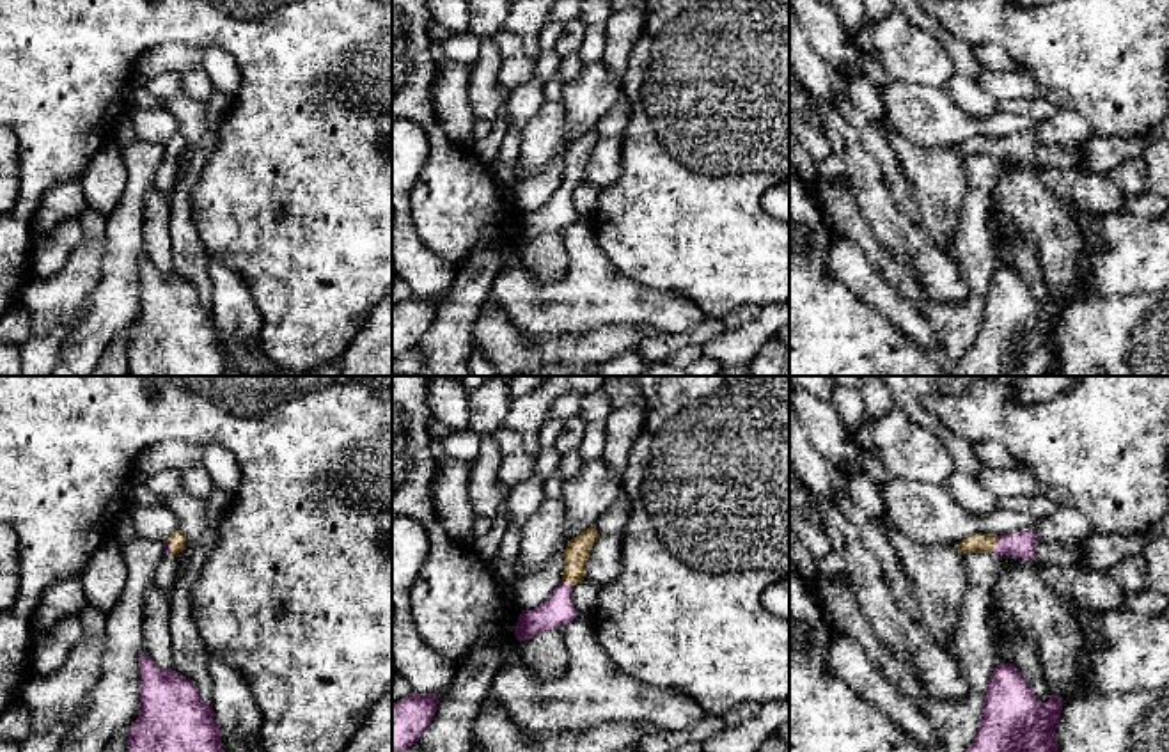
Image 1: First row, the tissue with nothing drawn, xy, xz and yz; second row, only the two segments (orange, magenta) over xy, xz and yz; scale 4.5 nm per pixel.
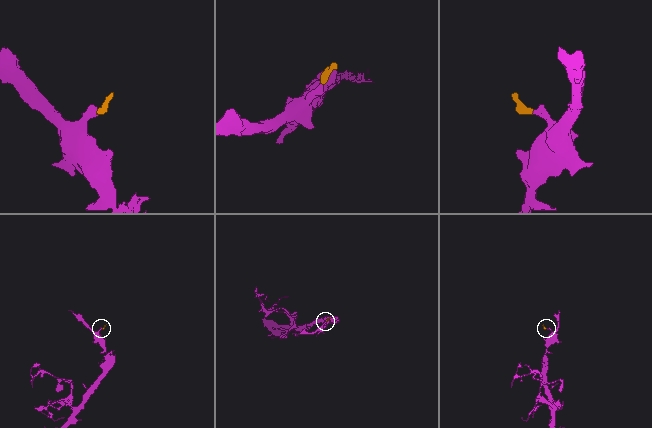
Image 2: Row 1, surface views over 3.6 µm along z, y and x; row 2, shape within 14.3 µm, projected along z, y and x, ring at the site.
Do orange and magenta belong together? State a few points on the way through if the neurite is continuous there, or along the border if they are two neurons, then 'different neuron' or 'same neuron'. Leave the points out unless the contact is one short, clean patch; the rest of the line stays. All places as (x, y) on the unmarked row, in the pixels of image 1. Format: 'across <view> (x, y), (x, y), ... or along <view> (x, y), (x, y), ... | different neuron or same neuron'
across yz (980, 146), (996, 146), (1022, 148) | same neuron

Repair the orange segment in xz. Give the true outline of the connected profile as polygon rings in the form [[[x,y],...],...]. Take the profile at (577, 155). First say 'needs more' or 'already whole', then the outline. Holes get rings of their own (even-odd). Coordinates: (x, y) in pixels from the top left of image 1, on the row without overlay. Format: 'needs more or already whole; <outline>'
needs more; [[[592,128],[568,145],[562,156],[564,174],[559,190],[537,211],[522,213],[518,220],[514,238],[520,245],[545,232],[562,231],[578,218],[573,208],[573,192],[585,181],[585,168],[598,142],[600,137]]]

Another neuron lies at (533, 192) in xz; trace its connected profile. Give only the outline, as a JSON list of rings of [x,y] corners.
[[[562,156],[553,158],[541,172],[529,174],[518,181],[514,204],[520,213],[534,213],[545,206],[559,190],[564,174]]]

